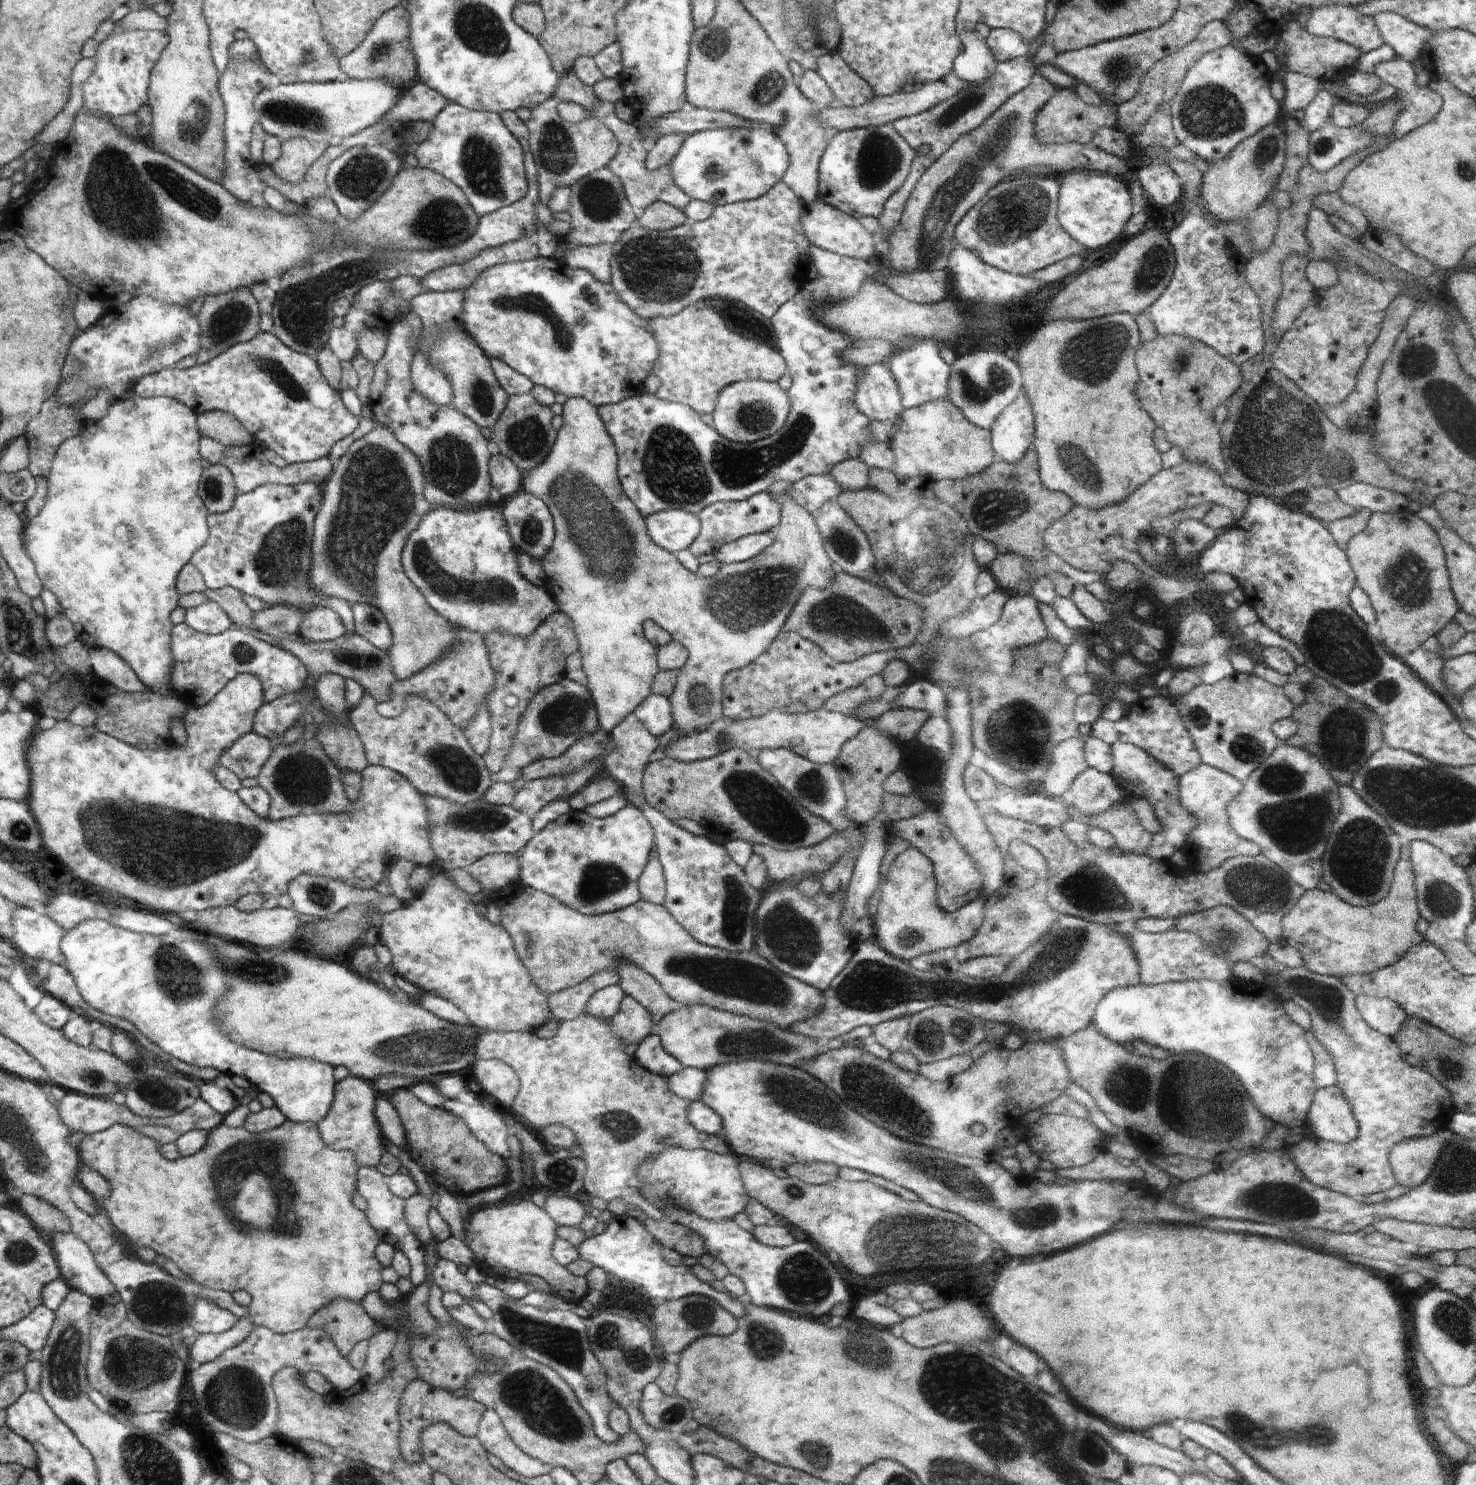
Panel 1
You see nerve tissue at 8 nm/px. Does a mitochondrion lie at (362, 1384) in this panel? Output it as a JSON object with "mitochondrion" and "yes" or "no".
{"mitochondrion":"no"}

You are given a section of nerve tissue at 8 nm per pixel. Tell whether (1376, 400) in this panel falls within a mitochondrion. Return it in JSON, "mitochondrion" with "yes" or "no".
{"mitochondrion":"no"}

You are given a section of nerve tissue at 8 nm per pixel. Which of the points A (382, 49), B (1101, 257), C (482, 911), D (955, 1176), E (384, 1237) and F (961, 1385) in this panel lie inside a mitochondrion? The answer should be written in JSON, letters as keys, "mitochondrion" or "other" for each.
{"A":"mitochondrion","B":"other","C":"other","D":"mitochondrion","E":"other","F":"mitochondrion"}

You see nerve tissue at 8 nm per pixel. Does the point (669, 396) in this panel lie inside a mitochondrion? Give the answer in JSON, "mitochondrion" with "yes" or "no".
{"mitochondrion":"no"}

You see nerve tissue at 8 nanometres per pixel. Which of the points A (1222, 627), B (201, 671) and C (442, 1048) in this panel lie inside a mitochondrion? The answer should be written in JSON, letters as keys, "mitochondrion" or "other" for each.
{"A":"other","B":"other","C":"mitochondrion"}

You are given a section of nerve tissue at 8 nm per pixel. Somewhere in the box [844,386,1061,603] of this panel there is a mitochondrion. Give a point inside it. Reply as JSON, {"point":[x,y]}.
{"point":[914,563]}

